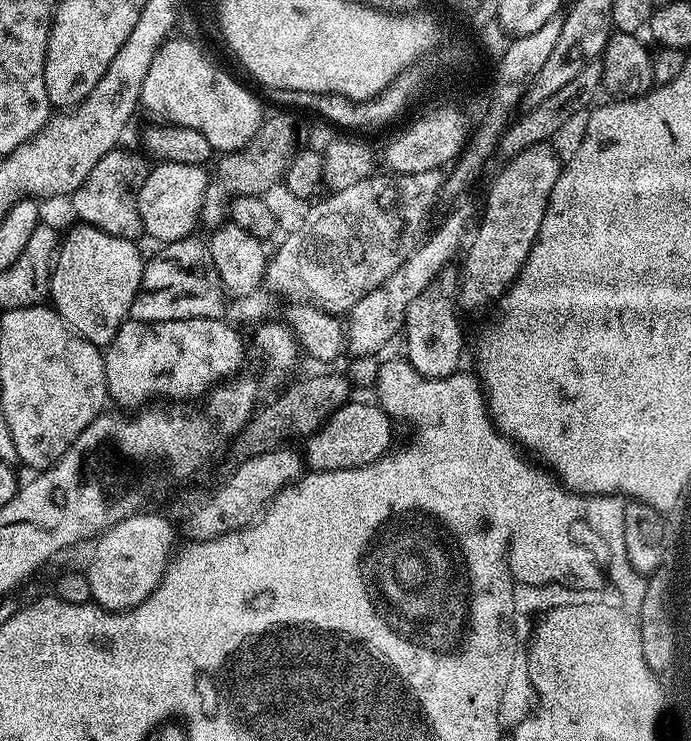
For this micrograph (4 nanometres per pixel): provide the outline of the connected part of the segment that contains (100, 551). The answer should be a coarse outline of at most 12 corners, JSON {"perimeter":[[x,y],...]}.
{"perimeter":[[131,516],[95,541],[92,600],[127,612],[168,573],[176,532]]}

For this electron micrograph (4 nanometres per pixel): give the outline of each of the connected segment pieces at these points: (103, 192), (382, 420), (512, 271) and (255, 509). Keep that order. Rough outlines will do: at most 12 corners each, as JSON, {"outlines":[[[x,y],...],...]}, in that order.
{"outlines":[[[114,147],[70,203],[79,223],[114,238],[145,231],[138,194],[150,164]],[[379,403],[344,404],[302,456],[311,471],[388,455],[394,420]],[[522,150],[493,178],[458,304],[495,305],[538,238],[562,160]],[[281,446],[239,461],[189,518],[187,539],[215,540],[256,523],[302,475]]]}

